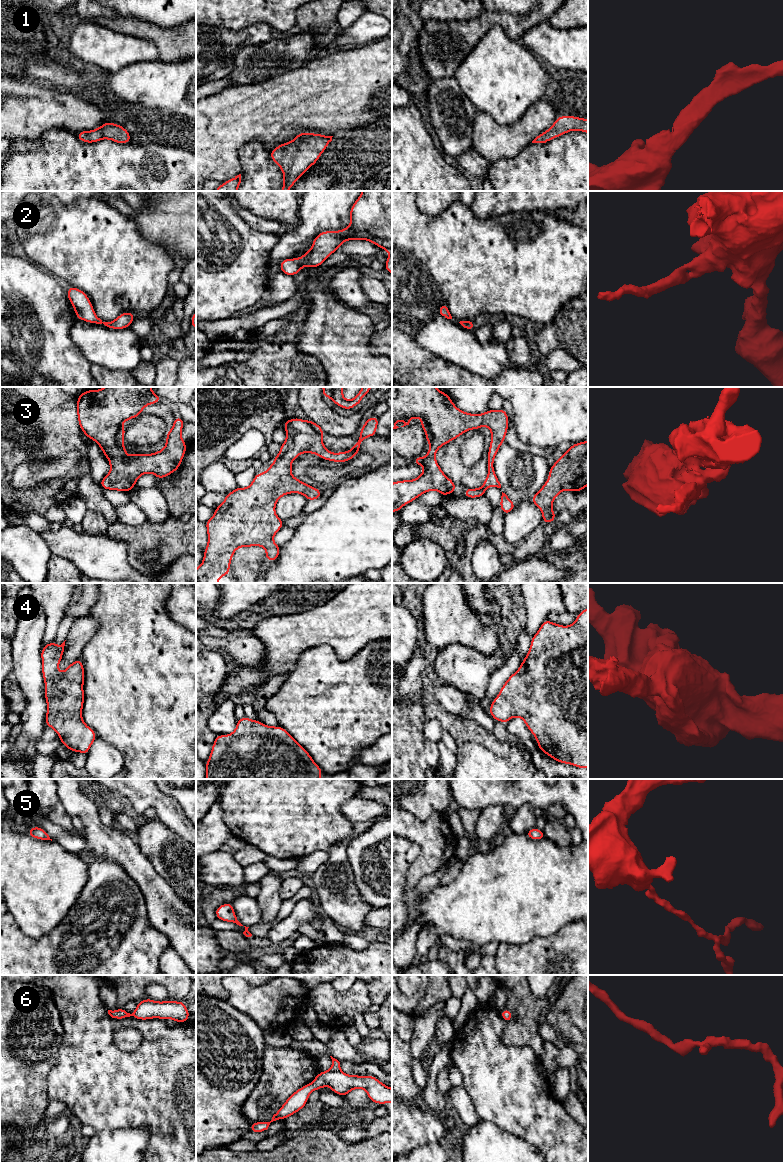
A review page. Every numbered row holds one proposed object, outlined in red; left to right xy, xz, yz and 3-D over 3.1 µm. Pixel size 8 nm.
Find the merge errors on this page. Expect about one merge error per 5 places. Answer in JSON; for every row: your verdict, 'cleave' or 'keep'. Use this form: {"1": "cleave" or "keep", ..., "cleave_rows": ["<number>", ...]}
{"1": "keep", "2": "keep", "3": "cleave", "4": "keep", "5": "keep", "6": "keep", "cleave_rows": ["3"]}

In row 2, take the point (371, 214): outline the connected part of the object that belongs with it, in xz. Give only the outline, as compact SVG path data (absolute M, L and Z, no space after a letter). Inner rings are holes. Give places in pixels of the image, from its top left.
M362 191L361 195L350 208L350 224L347 229L323 231L313 240L311 249L299 259L283 259L280 262L282 273L294 276L302 271L303 266L316 268L333 254L347 240L368 240L374 245L389 251L385 269L392 274L392 191Z

